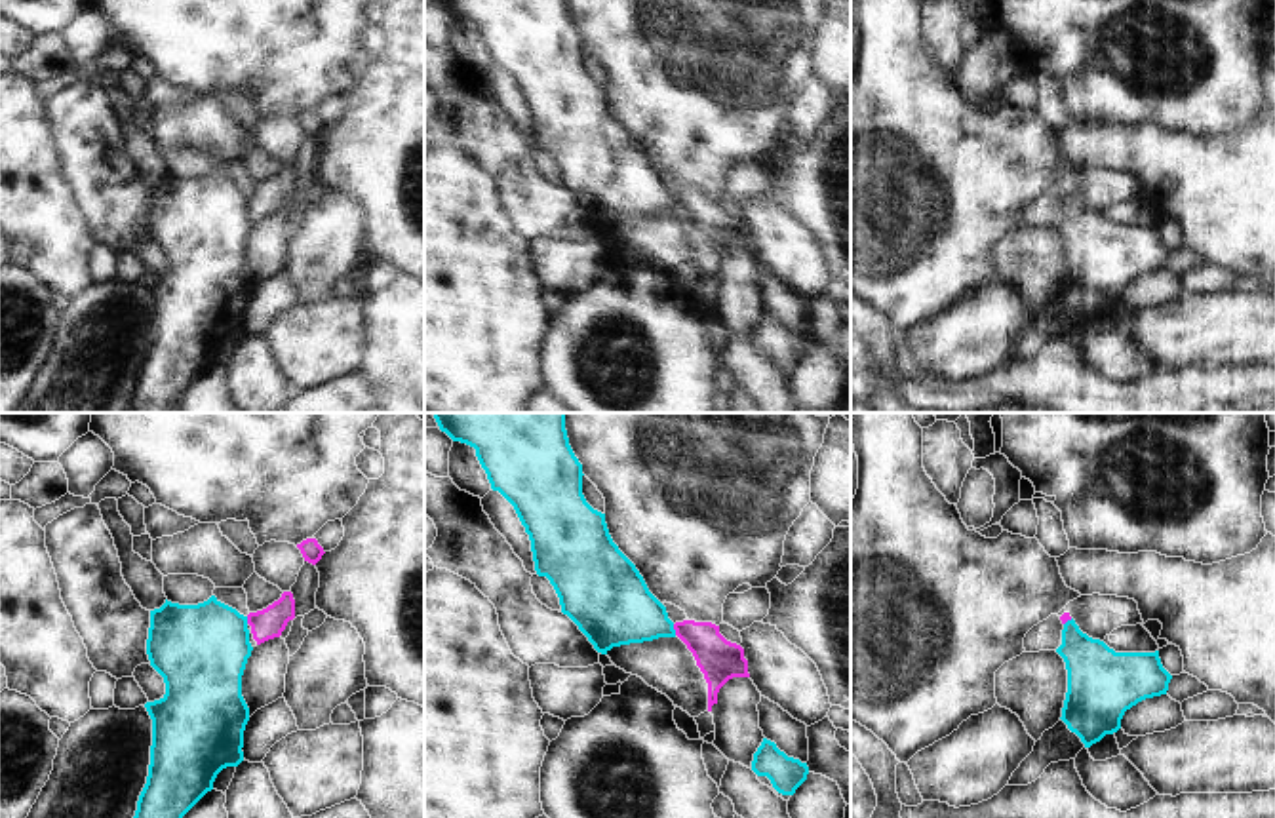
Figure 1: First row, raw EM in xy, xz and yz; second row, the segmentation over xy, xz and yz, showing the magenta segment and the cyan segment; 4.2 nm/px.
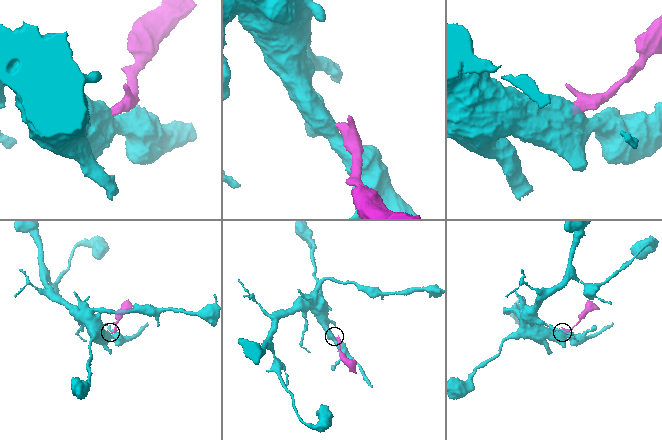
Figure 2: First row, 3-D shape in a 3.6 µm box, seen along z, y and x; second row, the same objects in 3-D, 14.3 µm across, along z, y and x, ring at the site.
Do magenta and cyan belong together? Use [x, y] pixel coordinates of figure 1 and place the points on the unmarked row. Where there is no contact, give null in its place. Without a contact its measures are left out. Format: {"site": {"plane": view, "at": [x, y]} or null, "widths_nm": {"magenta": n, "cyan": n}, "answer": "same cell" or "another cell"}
{"site": {"plane": "xz", "at": [674, 202]}, "widths_nm": {"magenta": 180, "cyan": 300}, "answer": "another cell"}

